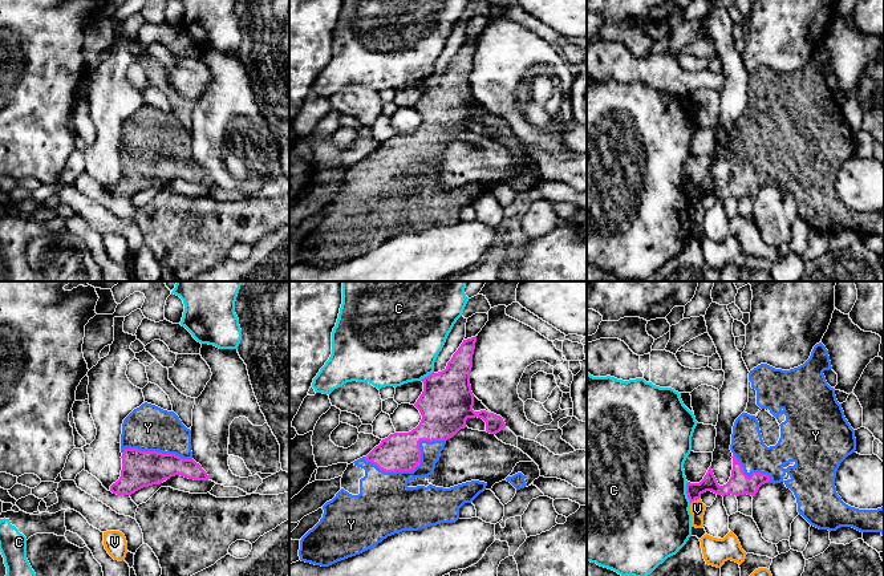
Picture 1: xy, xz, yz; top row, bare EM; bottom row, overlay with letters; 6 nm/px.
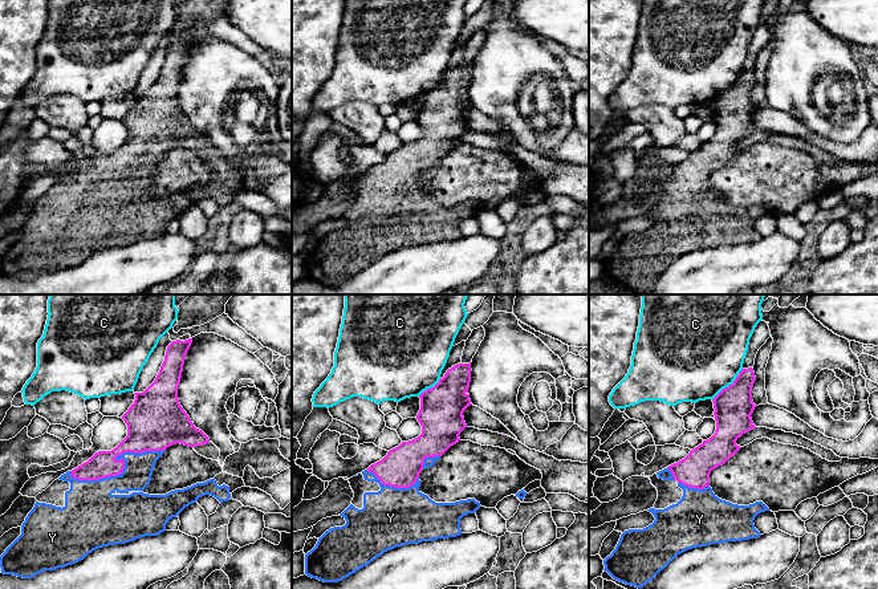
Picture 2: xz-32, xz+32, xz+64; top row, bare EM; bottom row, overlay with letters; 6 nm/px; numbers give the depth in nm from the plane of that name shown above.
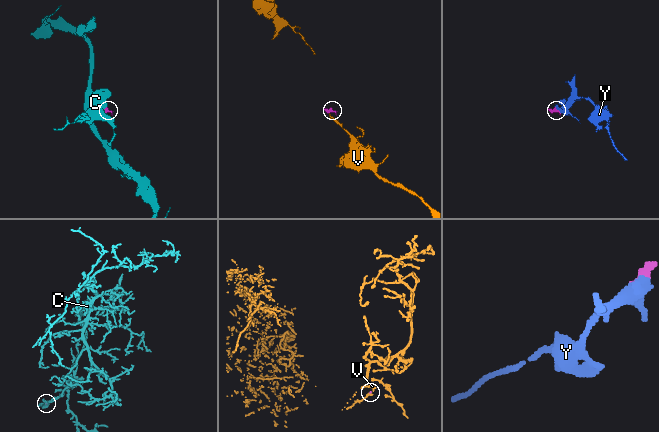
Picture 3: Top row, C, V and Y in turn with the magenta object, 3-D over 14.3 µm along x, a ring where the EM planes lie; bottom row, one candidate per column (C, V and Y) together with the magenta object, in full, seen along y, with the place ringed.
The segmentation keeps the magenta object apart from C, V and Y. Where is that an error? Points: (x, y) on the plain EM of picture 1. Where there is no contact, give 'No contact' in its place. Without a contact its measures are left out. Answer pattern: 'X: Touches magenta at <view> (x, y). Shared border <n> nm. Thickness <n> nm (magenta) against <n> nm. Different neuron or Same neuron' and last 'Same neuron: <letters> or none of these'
C: Touches magenta at yz (686, 195). Shared border 140 nm. Thickness 100 nm (magenta) against 500 nm. Different neuron
V: Touches magenta at yz (694, 202). Shared border 60 nm. Thickness 100 nm (magenta) against 100 nm. Different neuron
Y: Touches magenta at xz (414, 170). Shared border 500 nm. Thickness 240 nm (magenta) against 300 nm. Same neuron
Same neuron: Y

